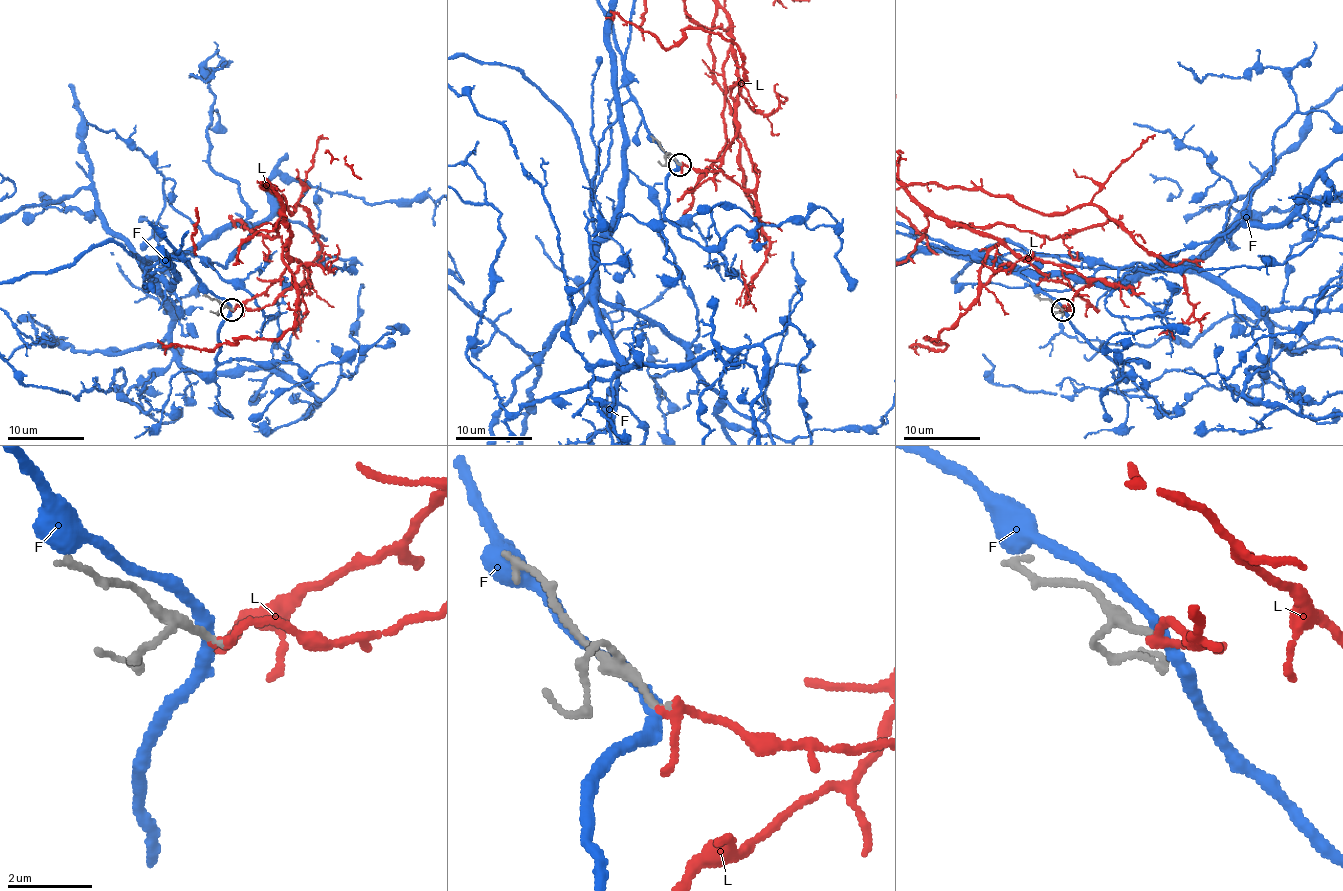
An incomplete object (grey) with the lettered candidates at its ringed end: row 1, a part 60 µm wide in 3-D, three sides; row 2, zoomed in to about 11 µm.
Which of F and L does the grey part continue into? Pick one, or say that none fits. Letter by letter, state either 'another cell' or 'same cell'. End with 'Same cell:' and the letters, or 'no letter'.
F: another cell
L: same cell
Same cell: L

